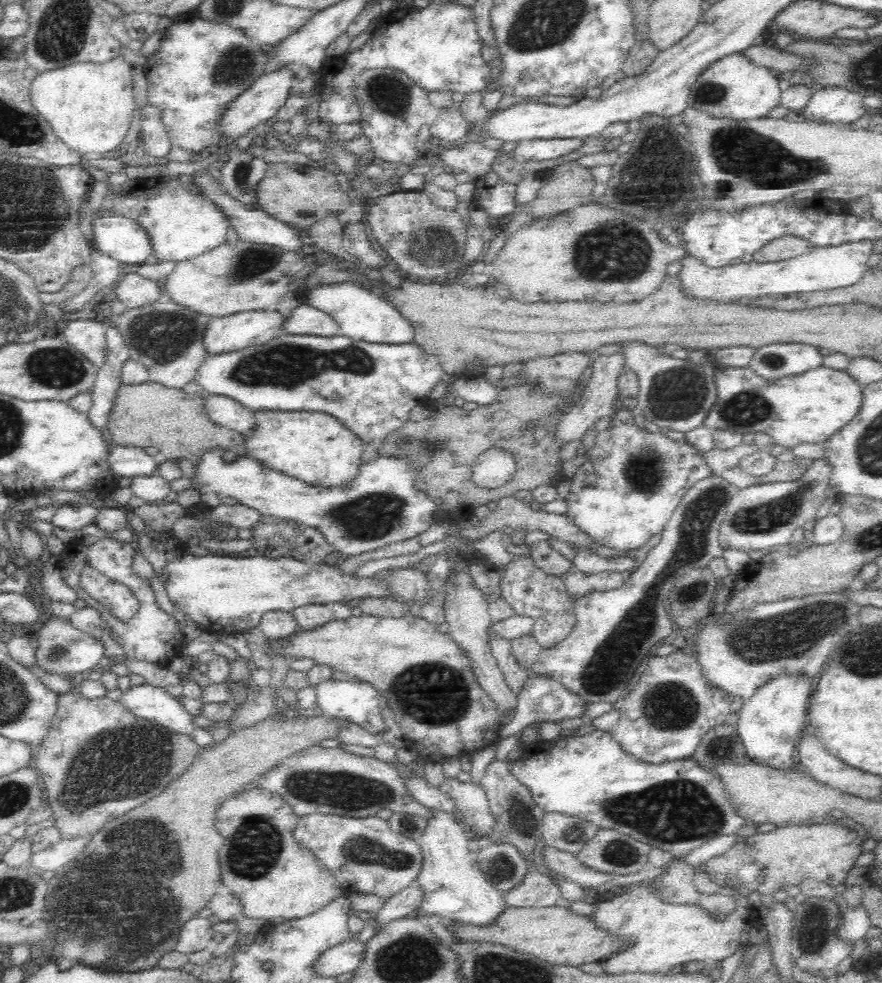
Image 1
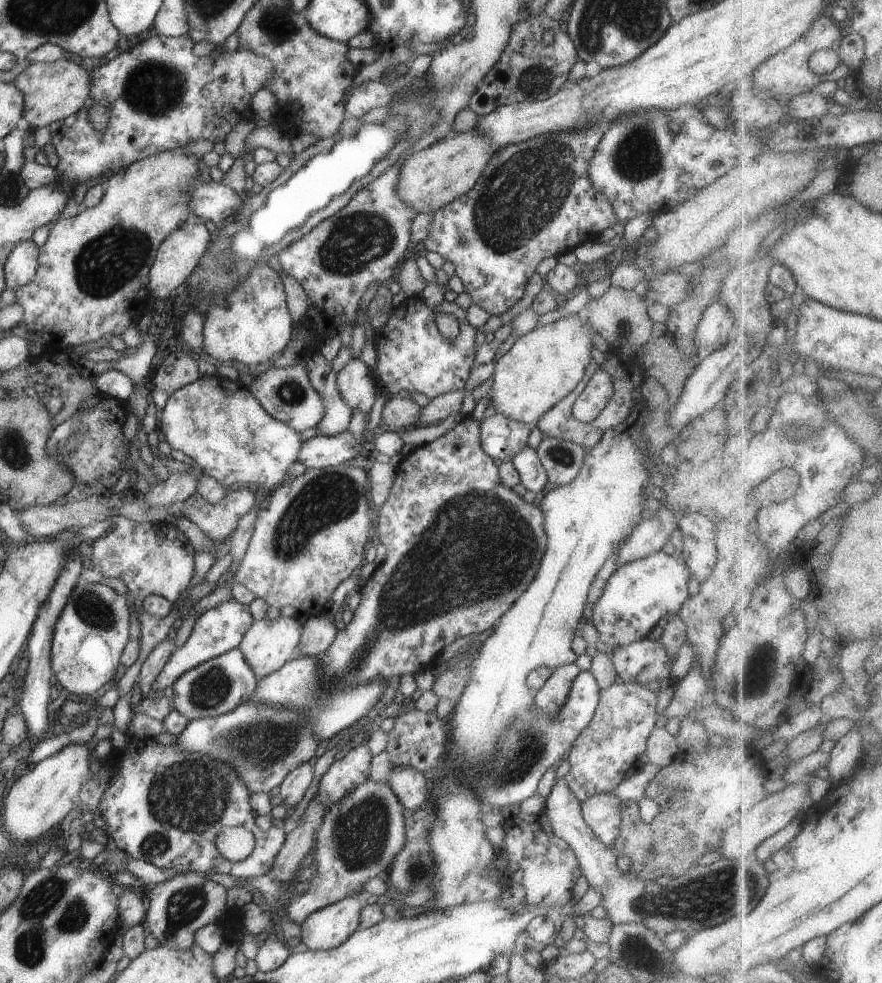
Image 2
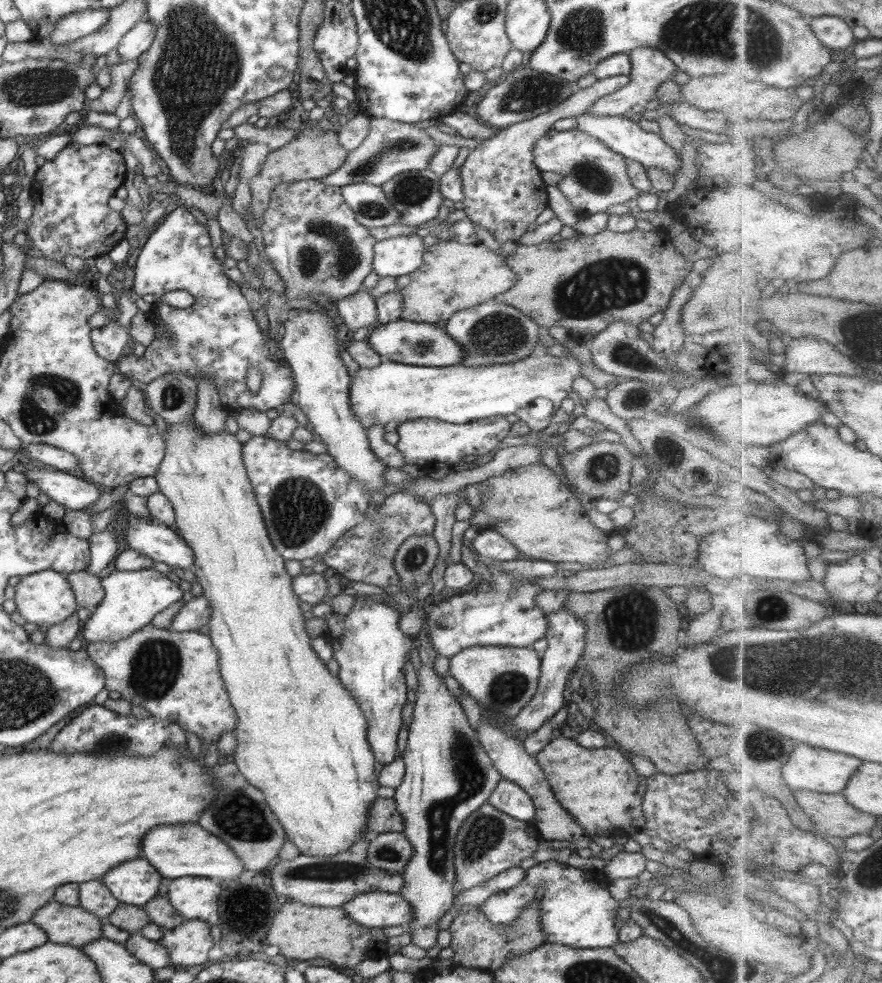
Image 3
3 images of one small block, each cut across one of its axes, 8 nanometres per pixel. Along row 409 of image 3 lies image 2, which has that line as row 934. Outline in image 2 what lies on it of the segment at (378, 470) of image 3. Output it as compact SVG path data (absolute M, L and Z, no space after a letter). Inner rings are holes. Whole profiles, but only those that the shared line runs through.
M358 892L310 914L301 924L301 942L316 952L336 948L348 940L360 926L360 910L367 896Z

